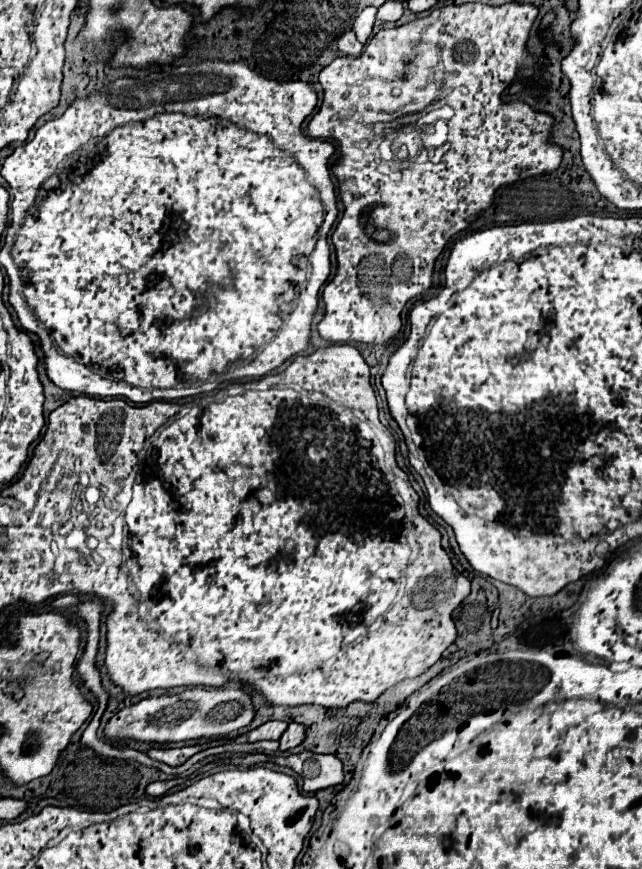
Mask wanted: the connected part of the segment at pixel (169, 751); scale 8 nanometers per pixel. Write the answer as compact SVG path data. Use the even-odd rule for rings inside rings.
M194 744L194 748L154 748L148 752L150 758L158 760L158 762L166 762L170 766L180 766L184 764L192 754L200 752L202 748L198 744Z

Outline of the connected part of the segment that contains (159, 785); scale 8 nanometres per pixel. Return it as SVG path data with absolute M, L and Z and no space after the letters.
M152 782L152 784L148 784L148 788L146 788L146 794L148 796L164 796L172 786L176 786L174 782Z

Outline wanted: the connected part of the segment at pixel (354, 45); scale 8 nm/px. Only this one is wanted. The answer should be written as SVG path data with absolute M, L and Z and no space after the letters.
M348 30L348 32L344 32L338 38L338 50L342 54L346 54L346 56L360 56L362 54L362 48L364 48L364 44L358 42L354 30Z

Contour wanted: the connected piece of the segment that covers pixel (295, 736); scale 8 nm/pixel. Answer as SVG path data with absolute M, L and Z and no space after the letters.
M296 722L288 724L284 736L280 738L280 750L290 750L290 748L298 746L298 744L304 740L304 732L306 732L306 730L304 730L302 724L296 724Z

